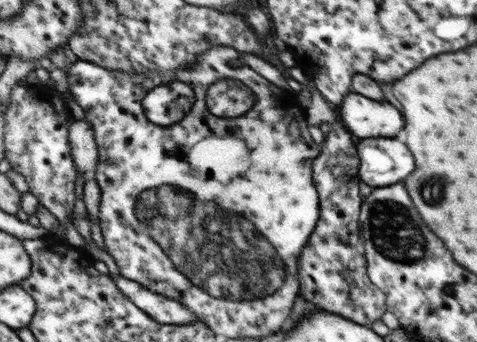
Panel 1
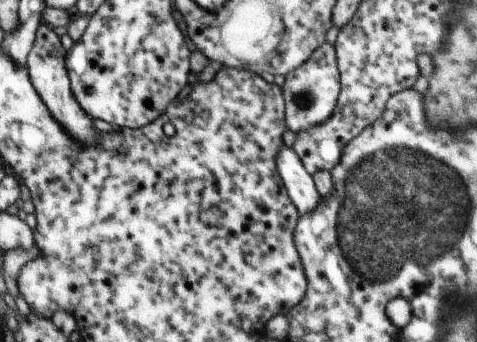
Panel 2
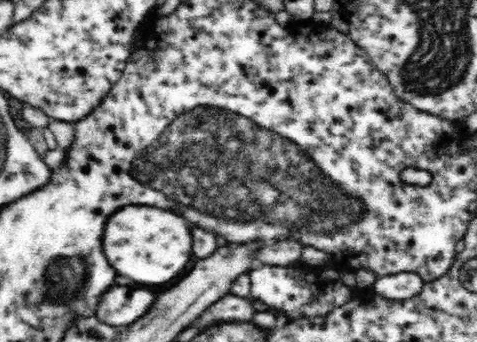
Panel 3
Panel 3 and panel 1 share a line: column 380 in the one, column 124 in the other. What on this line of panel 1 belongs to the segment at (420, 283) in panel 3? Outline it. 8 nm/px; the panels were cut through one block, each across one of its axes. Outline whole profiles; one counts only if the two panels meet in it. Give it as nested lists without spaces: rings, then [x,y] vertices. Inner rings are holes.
[[[113,276],[113,284],[117,284],[117,290],[121,292],[121,296],[125,296],[131,304],[141,308],[145,314],[149,314],[149,318],[157,320],[159,324],[185,326],[185,324],[197,322],[197,316],[189,308],[185,308],[185,304],[153,294],[149,292],[149,288],[143,288],[137,282],[131,282],[121,276]]]

